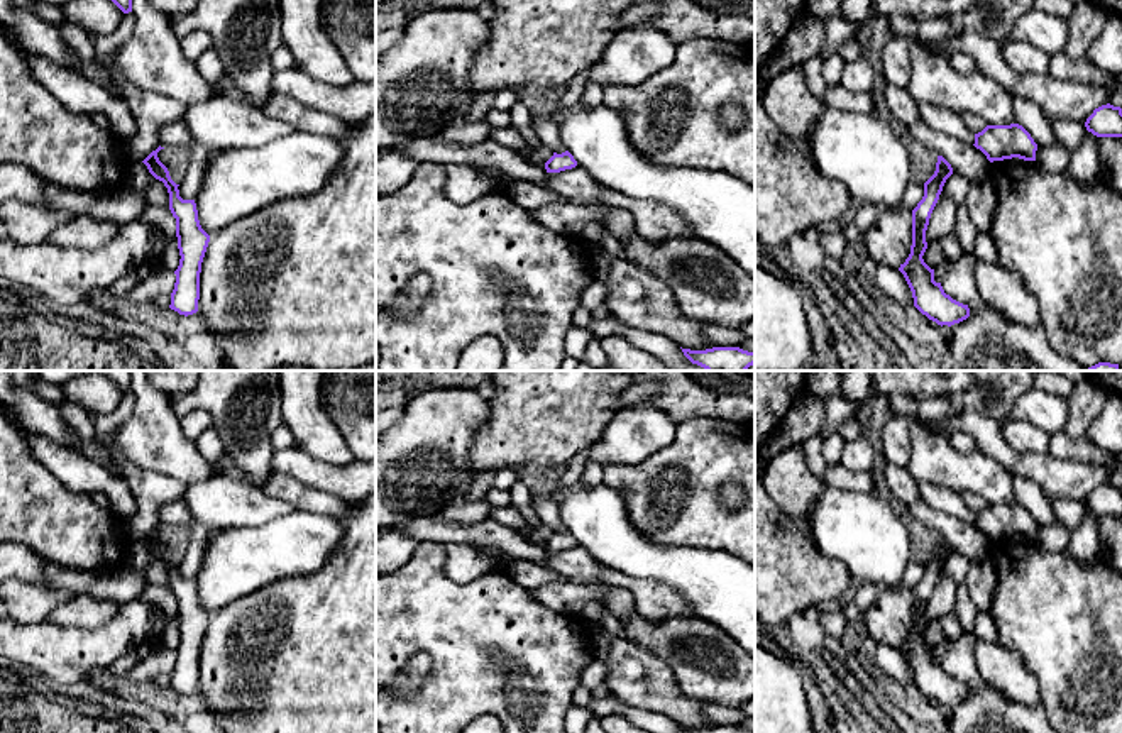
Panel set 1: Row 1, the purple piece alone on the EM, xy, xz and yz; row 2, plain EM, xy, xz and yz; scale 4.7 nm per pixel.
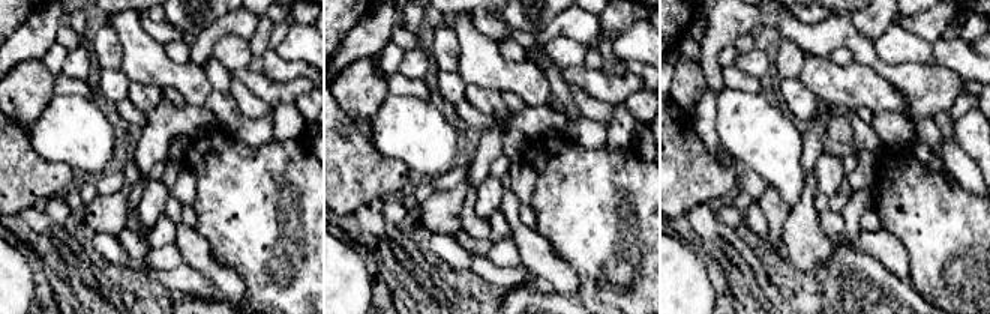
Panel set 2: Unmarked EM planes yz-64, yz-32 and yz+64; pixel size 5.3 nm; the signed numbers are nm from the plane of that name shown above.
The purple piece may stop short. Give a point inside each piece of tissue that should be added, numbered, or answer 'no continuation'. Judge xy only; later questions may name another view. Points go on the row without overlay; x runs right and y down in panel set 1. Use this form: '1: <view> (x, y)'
no continuation

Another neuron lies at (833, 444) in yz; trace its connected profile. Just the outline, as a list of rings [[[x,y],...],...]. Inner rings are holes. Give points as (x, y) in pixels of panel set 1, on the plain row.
[[[836,432],[829,433],[822,440],[821,455],[828,466],[839,462],[841,450],[843,450],[844,444],[846,442]]]

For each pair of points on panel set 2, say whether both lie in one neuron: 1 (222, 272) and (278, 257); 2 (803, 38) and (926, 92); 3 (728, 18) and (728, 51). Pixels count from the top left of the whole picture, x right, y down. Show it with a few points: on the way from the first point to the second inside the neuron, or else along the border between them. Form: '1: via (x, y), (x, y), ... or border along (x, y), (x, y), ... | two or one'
1: border along (209, 244), (210, 254), (243, 281), (243, 298) | two
2: via (833, 38), (851, 38), (878, 65), (896, 74) | one
3: border along (731, 44), (719, 53), (717, 62), (722, 68) | two

